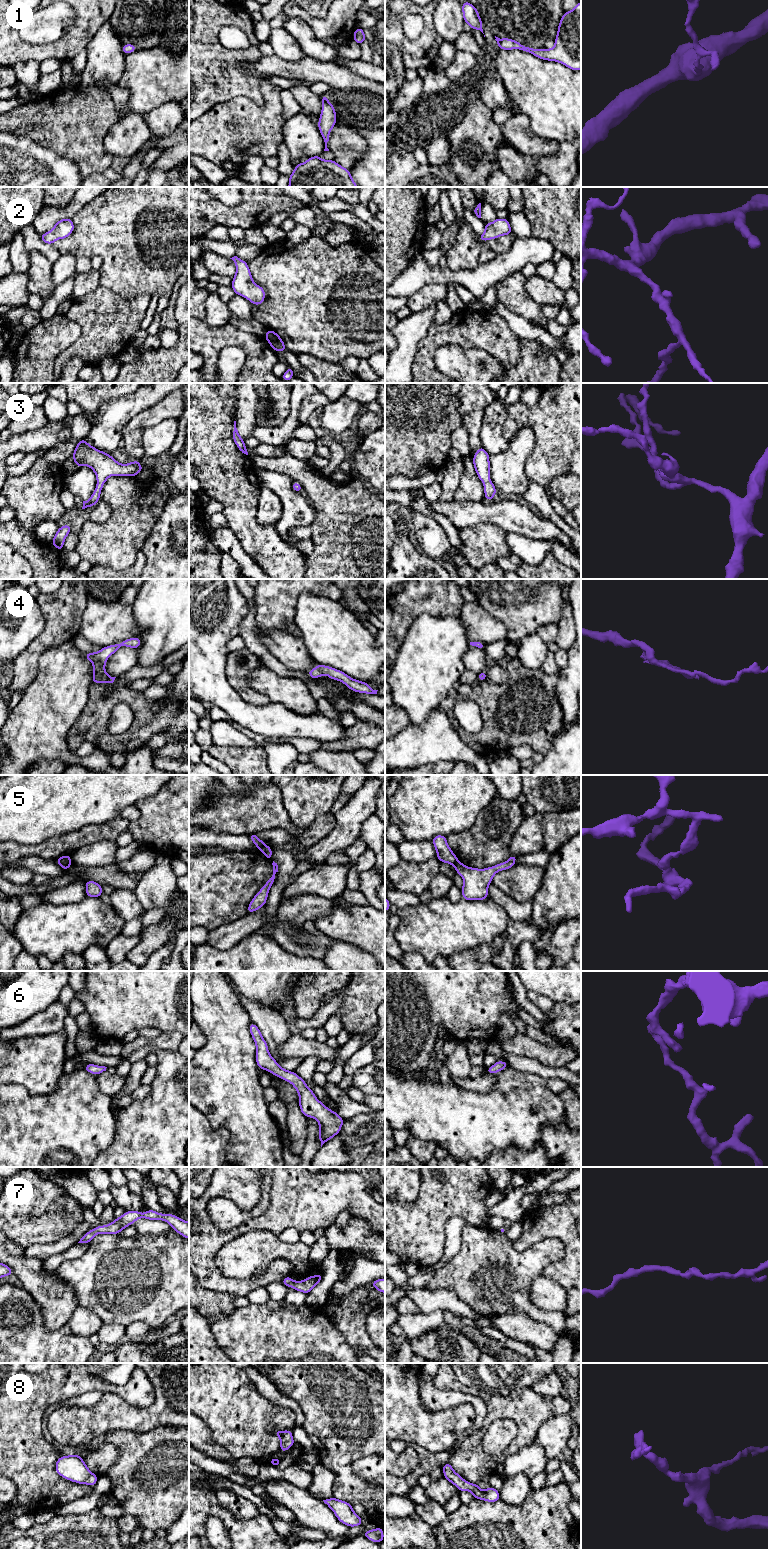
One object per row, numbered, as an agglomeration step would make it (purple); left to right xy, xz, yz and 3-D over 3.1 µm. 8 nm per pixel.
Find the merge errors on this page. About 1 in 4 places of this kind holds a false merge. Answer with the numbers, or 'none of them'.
5

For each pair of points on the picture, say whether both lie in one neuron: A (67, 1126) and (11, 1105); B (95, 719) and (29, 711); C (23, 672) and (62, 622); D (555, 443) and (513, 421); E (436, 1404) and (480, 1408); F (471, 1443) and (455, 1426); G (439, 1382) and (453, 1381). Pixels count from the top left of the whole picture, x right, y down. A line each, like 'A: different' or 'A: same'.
A: same
B: different
C: same
D: same
E: same
F: different
G: same

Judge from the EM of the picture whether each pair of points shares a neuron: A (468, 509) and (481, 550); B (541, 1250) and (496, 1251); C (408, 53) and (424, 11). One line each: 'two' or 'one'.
A: two
B: one
C: one

